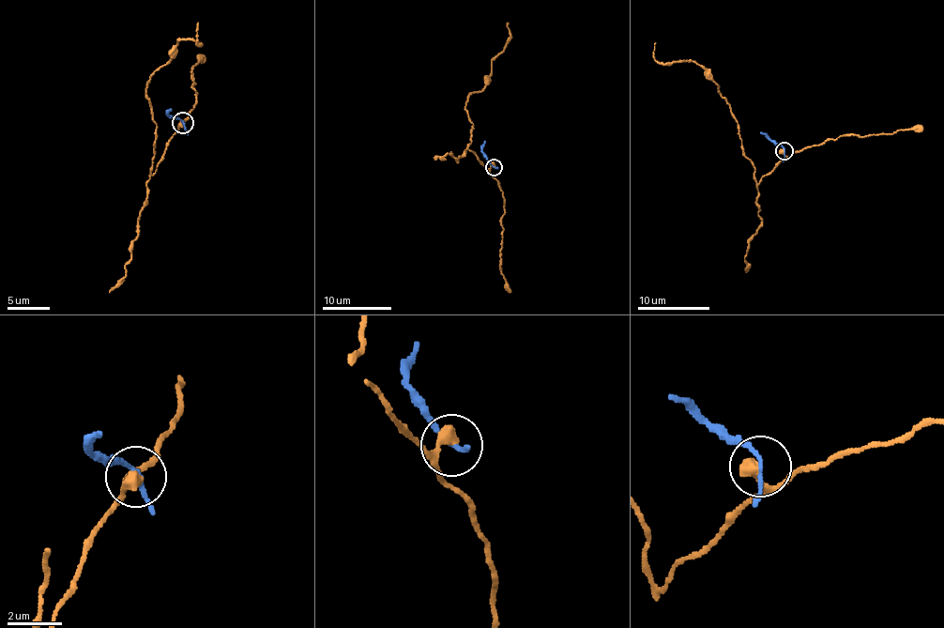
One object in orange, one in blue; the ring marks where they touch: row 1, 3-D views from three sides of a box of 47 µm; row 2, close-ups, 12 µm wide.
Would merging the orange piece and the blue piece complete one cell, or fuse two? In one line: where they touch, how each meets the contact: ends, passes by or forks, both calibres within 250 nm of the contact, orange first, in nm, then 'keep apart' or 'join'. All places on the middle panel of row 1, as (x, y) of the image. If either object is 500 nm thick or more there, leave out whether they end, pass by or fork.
at (494, 167); orange ends there; blue passes by; 440 nm thick on the orange side, 140 nm on the other; keep apart

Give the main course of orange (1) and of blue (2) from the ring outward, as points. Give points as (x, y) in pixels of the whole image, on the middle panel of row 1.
1: (493, 166), (488, 169), (468, 147), (472, 123), (465, 100), (485, 86), (492, 60), (504, 48), (508, 23)
2: (493, 167), (482, 150), (484, 140)

